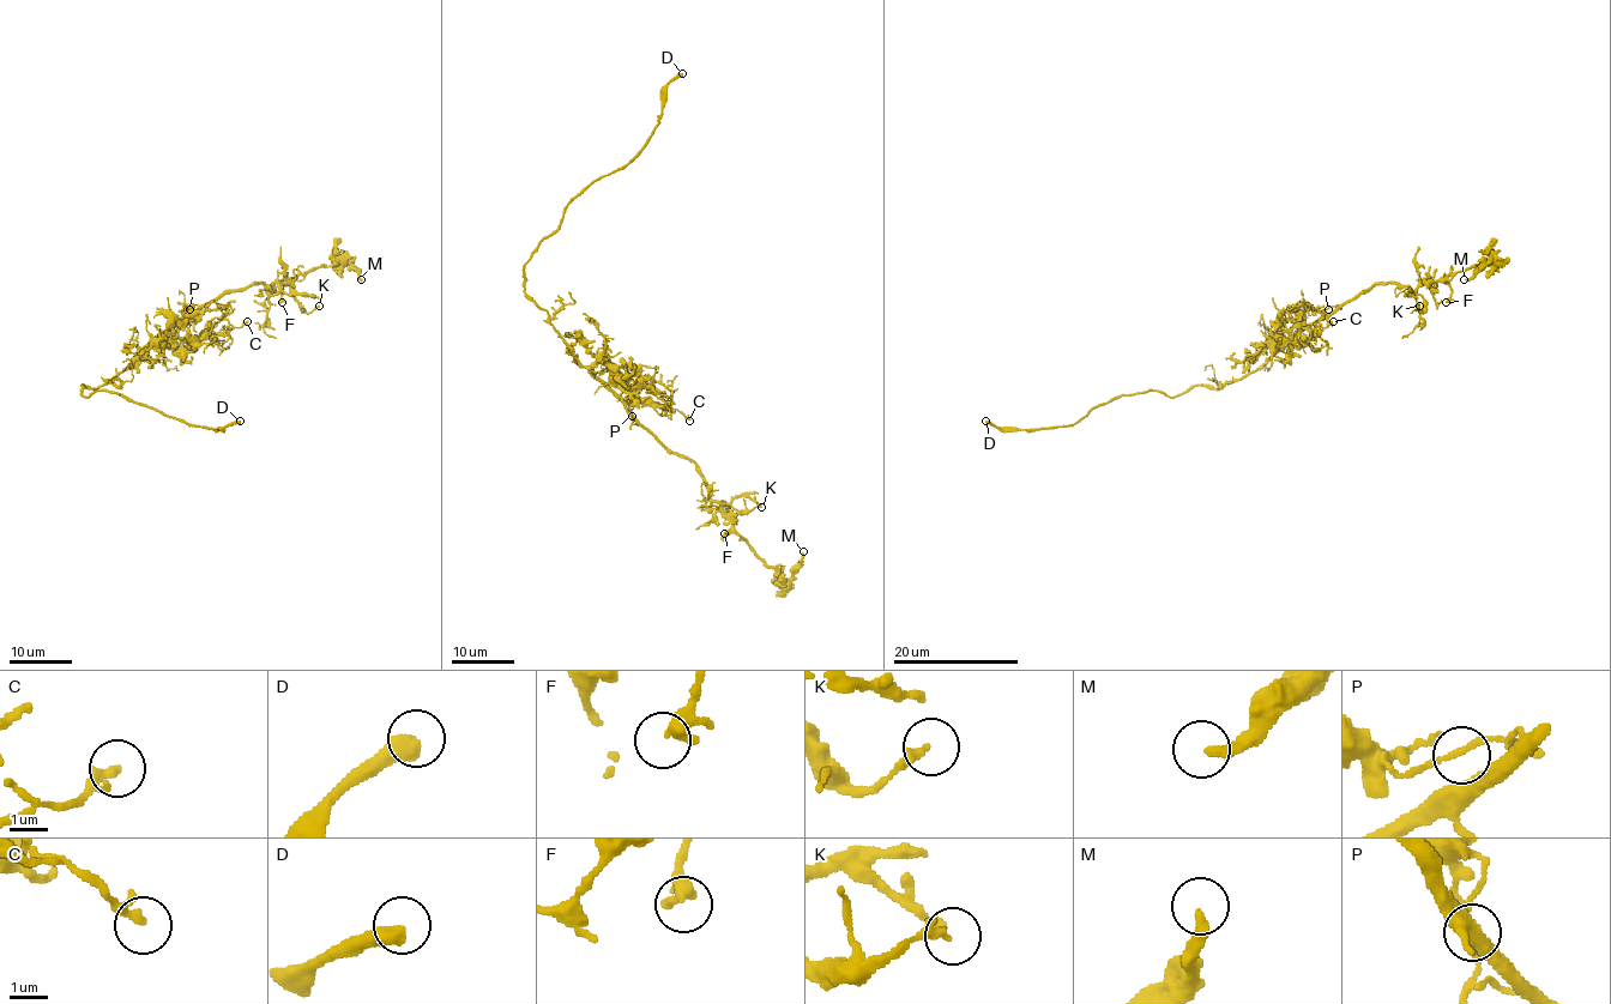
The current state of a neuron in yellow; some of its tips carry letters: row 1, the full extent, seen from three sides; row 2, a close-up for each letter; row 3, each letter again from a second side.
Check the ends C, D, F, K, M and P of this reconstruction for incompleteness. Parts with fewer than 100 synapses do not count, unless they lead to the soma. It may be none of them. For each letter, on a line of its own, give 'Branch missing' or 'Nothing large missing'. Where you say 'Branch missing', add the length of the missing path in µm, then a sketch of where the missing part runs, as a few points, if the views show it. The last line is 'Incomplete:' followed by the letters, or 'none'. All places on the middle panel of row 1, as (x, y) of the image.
C: Nothing large missing
D: Branch missing. Missing length about 5 µm
F: Nothing large missing
K: Nothing large missing
M: Nothing large missing
P: Nothing large missing
Incomplete: D

